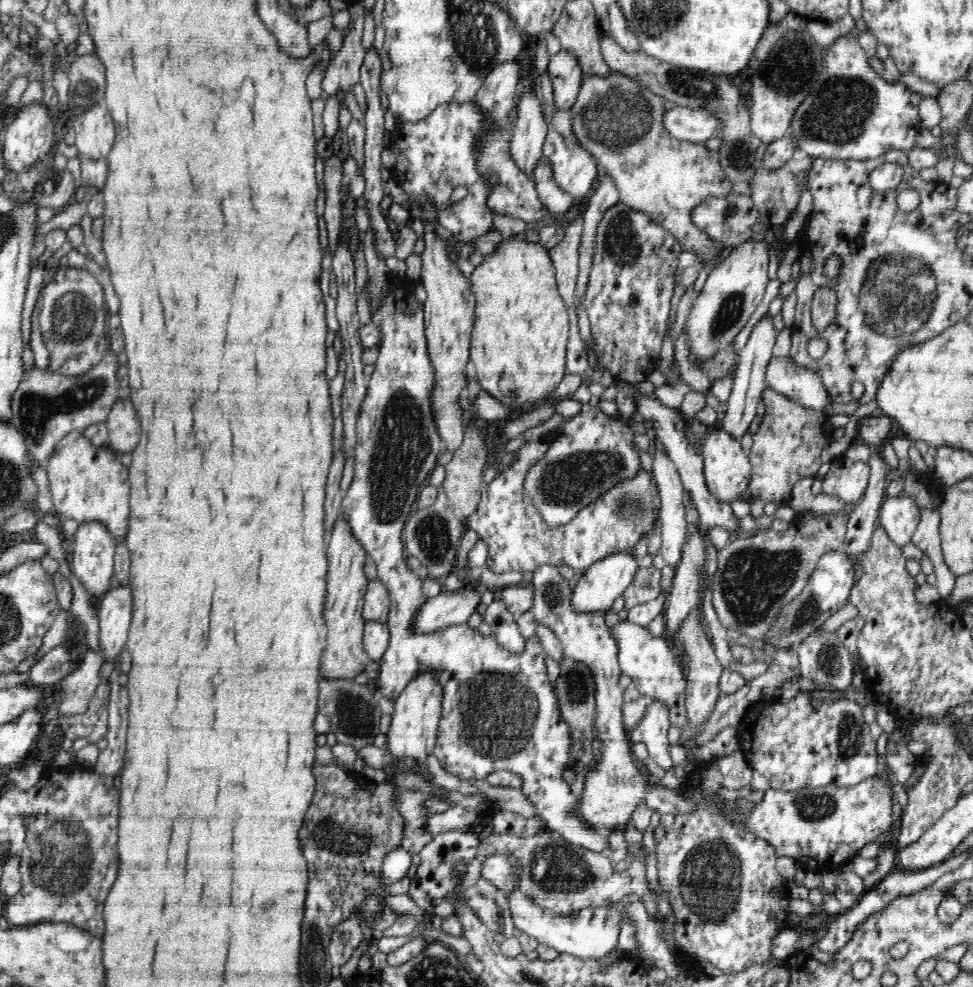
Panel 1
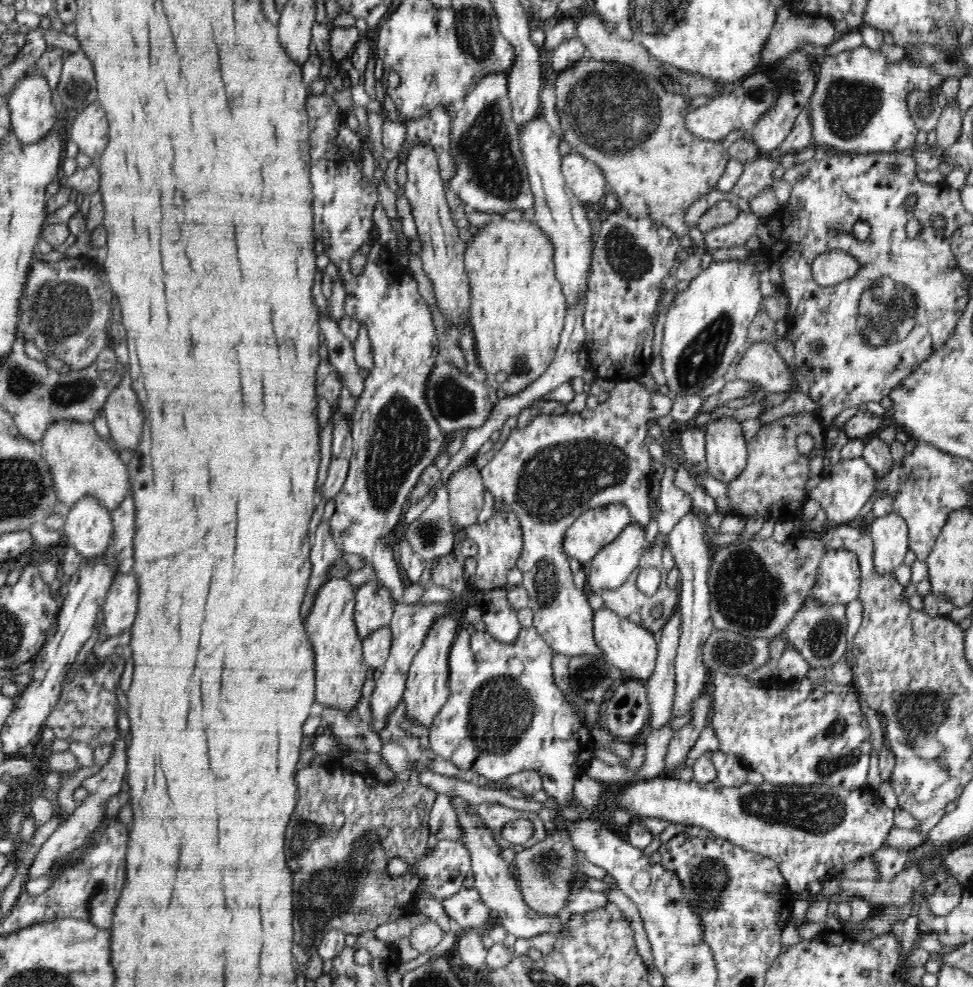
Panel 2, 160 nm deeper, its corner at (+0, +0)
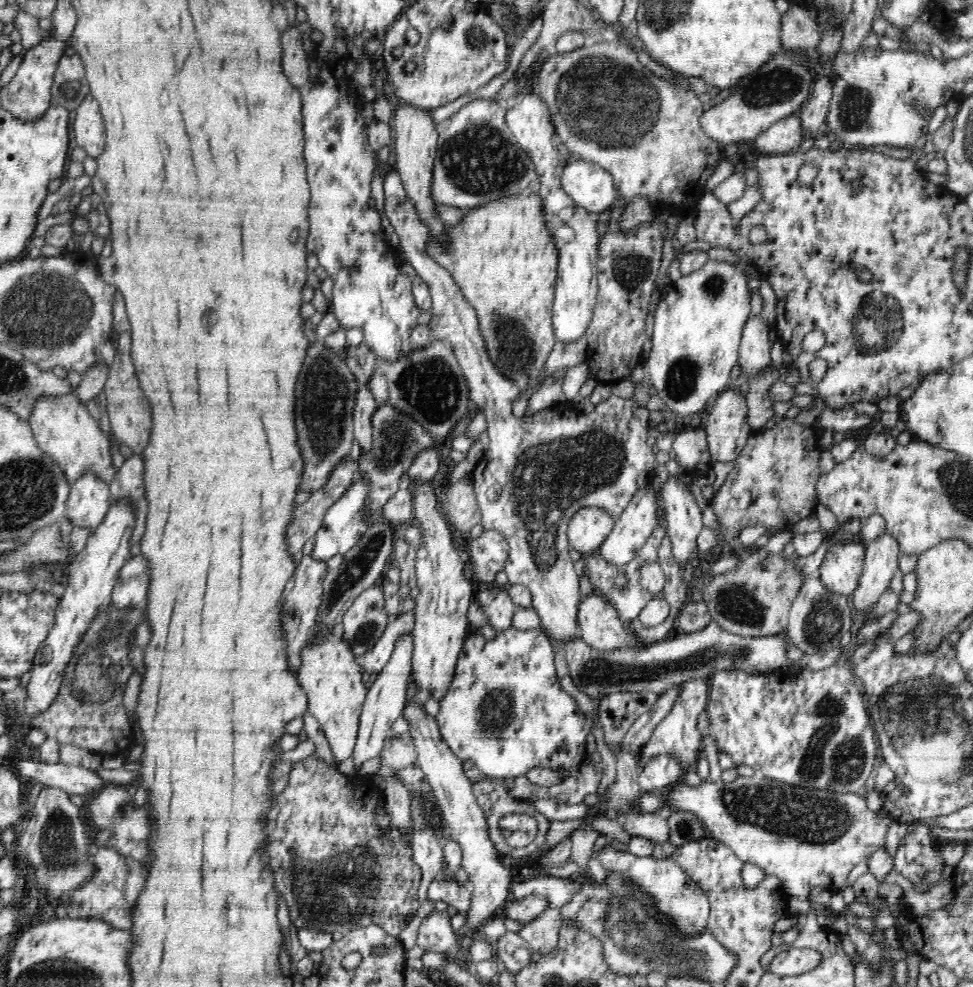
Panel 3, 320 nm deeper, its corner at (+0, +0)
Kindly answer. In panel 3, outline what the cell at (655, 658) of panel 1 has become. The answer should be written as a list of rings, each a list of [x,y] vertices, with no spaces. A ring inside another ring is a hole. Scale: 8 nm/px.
[[[595,592],[580,597],[577,628],[579,636],[591,648],[598,651],[634,650],[637,635],[624,628],[617,610]]]

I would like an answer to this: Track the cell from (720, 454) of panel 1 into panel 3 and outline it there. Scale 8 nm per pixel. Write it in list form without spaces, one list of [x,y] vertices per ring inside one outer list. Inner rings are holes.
[[[724,387],[714,406],[709,410],[708,420],[703,429],[707,434],[708,450],[713,462],[735,461],[746,446],[747,440],[754,434],[747,419],[746,394],[738,387]]]

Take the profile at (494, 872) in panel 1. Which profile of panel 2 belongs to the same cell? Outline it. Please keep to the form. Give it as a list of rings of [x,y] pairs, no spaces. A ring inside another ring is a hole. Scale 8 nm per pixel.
[[[438,793],[430,810],[428,821],[430,833],[439,840],[461,840],[461,828],[458,824],[458,816],[454,810],[451,798],[448,795]]]

